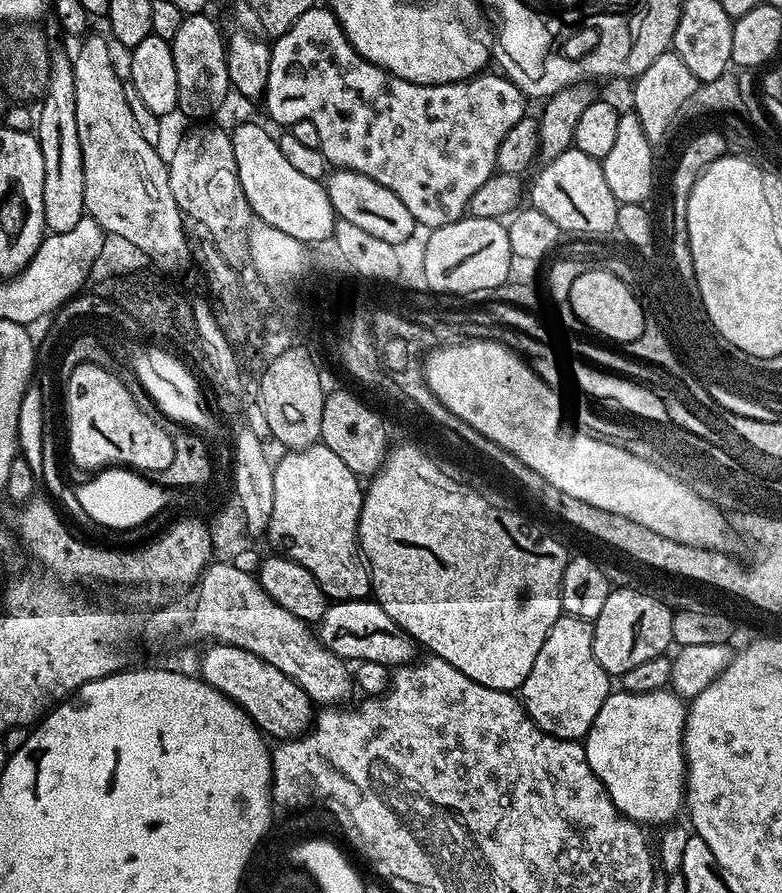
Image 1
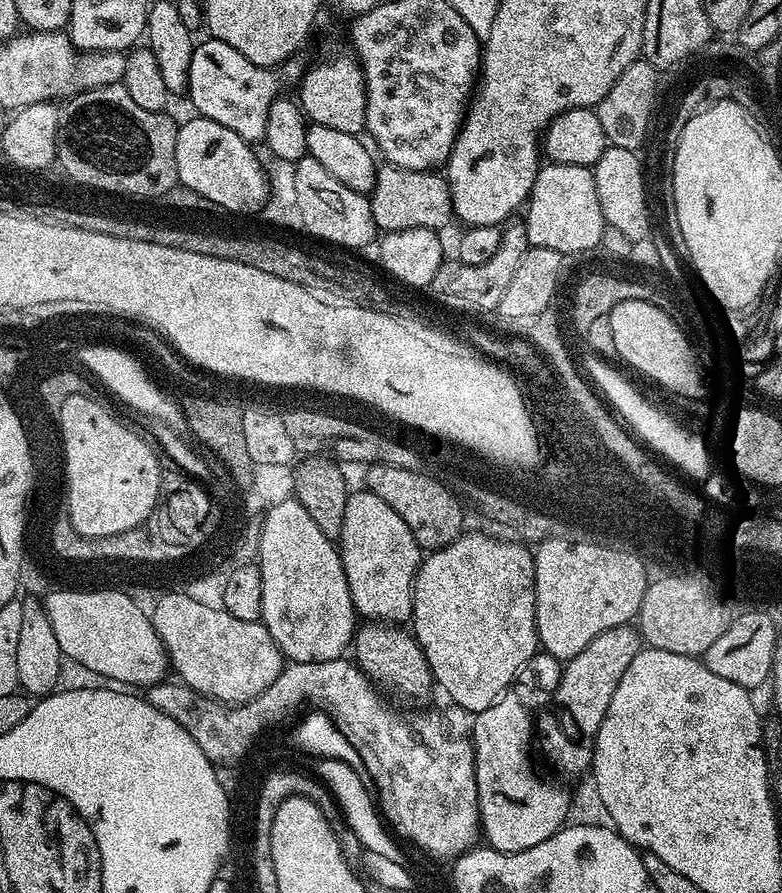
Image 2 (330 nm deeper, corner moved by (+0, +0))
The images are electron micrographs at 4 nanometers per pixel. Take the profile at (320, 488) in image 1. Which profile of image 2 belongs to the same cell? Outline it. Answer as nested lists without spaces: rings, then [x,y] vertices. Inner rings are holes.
[[[353,491],[346,502],[338,547],[357,613],[368,622],[407,625],[412,618],[412,587],[422,559],[420,543],[410,534],[410,526],[378,494]]]

